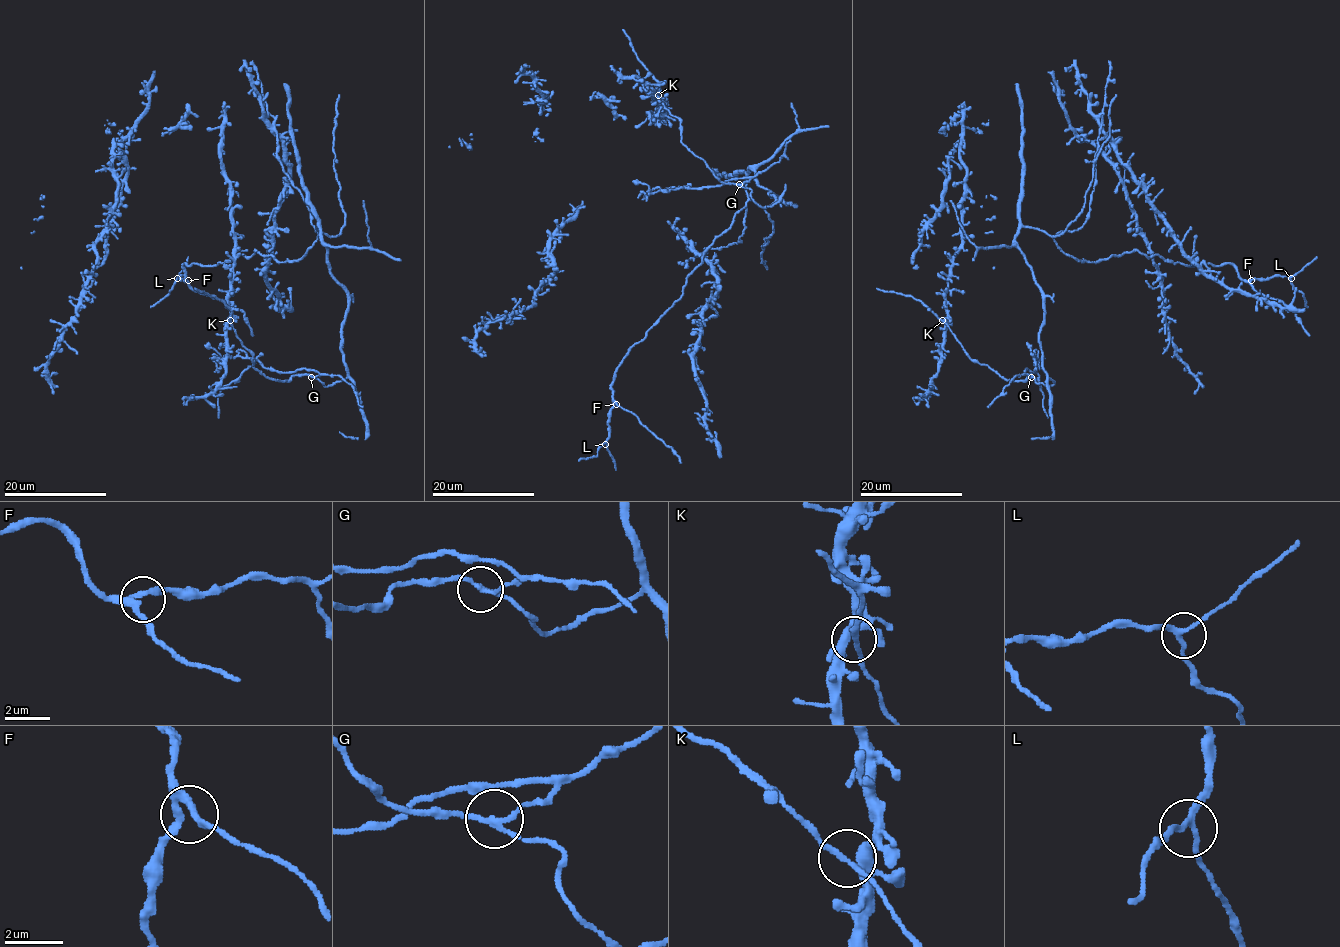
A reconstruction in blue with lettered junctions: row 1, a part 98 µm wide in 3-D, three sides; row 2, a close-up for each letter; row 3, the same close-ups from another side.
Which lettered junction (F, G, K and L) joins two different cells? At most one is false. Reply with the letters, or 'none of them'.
G

